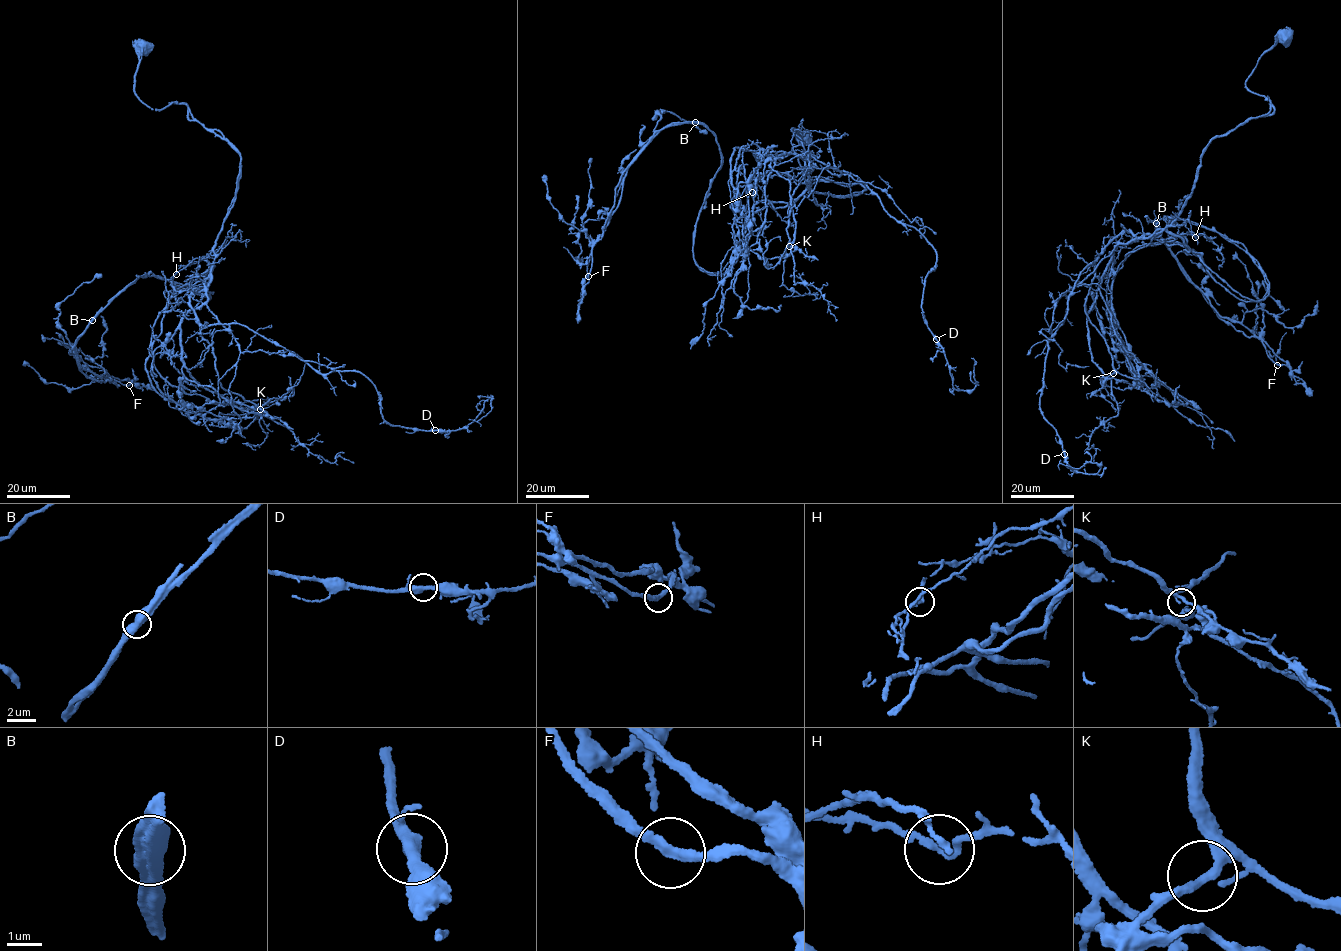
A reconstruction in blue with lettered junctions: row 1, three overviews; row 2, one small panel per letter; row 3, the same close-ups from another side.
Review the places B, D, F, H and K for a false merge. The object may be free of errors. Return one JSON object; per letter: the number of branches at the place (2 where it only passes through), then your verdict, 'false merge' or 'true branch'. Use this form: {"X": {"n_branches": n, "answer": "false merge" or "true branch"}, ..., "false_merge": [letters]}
{"B": {"n_branches": 2, "answer": "false merge"}, "D": {"n_branches": 2, "answer": "true branch"}, "F": {"n_branches": 2, "answer": "true branch"}, "H": {"n_branches": 2, "answer": "true branch"}, "K": {"n_branches": 2, "answer": "true branch"}, "false_merge": ["B"]}

